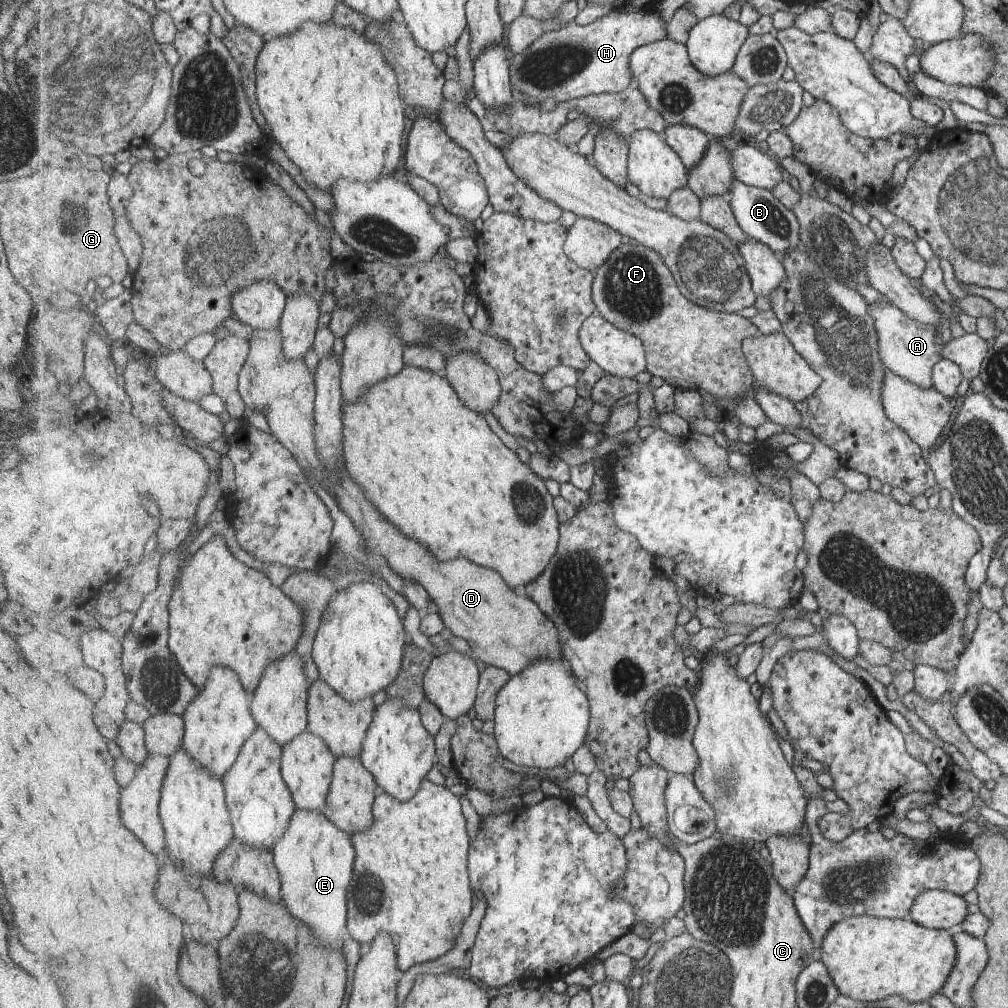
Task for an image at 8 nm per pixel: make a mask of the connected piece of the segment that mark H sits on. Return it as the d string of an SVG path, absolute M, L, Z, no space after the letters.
M613 9L612 13L597 20L588 26L579 26L571 22L562 30L547 32L538 38L526 51L519 54L511 54L510 76L514 89L519 90L523 96L537 106L545 100L552 98L557 104L567 101L577 101L582 97L613 94L628 90L634 83L632 69L629 62L633 52L641 46L667 39L667 22L653 12L623 12Z

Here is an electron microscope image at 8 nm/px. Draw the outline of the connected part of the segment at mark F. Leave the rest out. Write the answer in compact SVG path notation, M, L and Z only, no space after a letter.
M626 241L602 264L594 275L592 295L597 312L622 331L633 333L644 341L647 352L646 370L659 376L675 389L697 389L716 400L737 400L753 390L755 378L744 353L744 340L759 334L759 327L741 314L717 312L689 300L677 284L665 259L644 244Z

